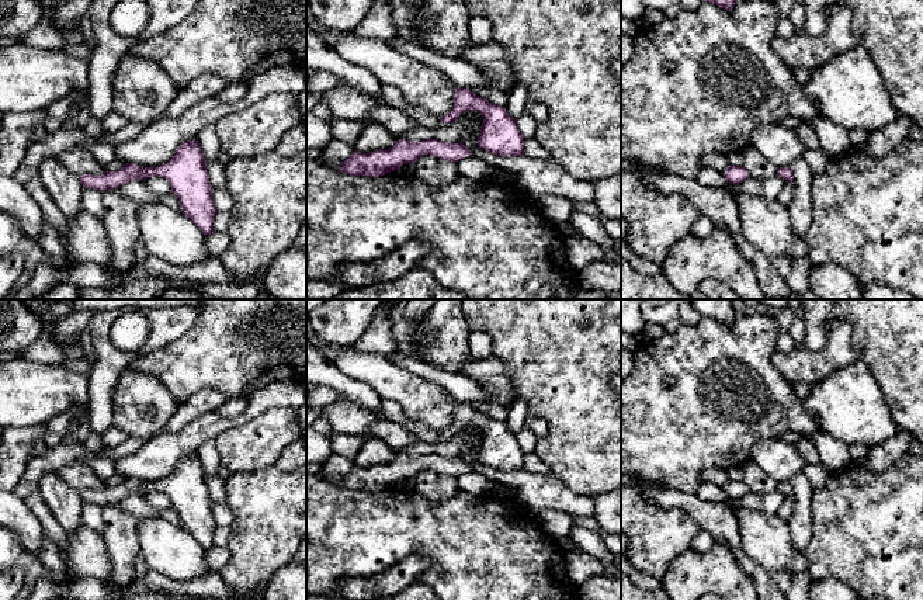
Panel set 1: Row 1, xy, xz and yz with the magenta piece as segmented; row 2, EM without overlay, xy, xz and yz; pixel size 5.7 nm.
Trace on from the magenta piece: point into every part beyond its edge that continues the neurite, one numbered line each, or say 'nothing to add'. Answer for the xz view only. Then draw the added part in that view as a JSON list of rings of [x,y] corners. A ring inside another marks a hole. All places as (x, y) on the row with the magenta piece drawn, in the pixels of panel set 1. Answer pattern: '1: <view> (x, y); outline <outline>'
nothing to add

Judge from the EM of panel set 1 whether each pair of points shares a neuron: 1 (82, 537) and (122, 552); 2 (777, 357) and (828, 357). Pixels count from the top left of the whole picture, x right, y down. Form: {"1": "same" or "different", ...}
{"1": "different", "2": "same"}

